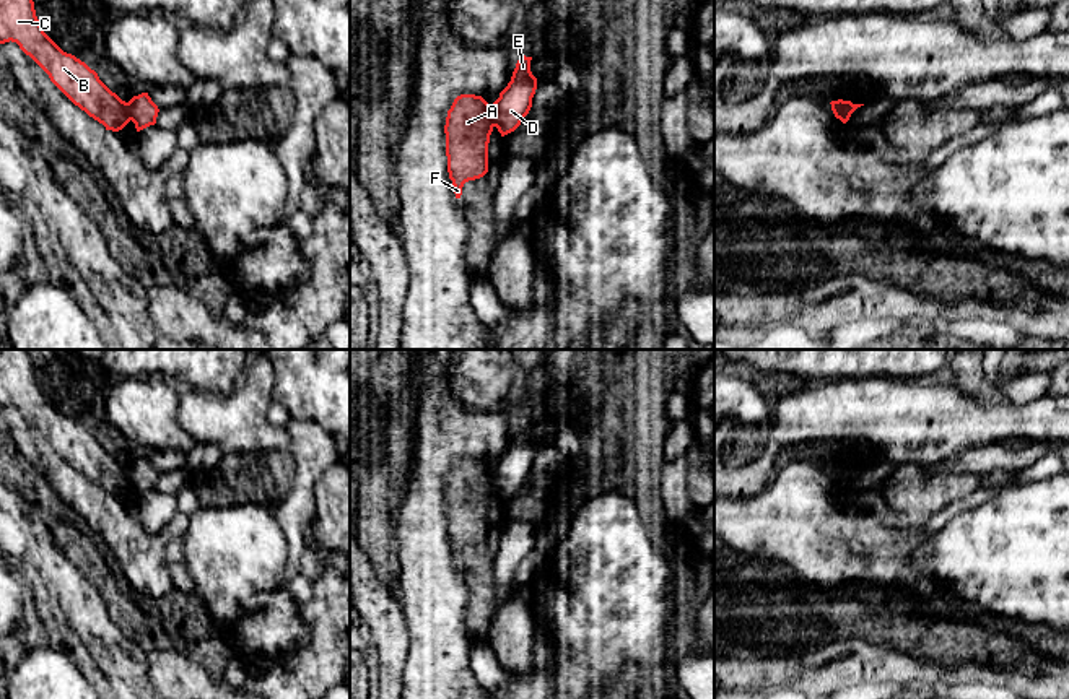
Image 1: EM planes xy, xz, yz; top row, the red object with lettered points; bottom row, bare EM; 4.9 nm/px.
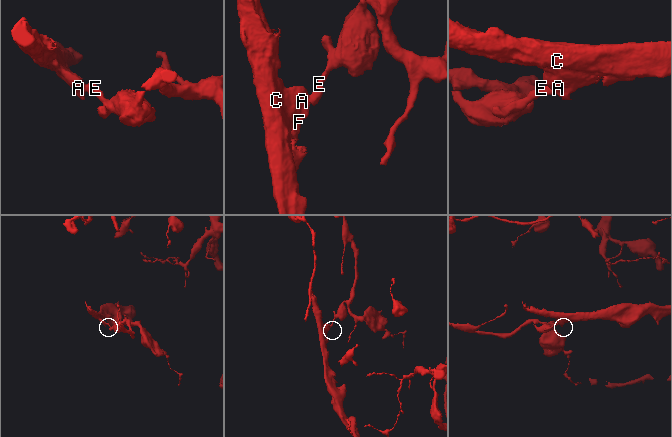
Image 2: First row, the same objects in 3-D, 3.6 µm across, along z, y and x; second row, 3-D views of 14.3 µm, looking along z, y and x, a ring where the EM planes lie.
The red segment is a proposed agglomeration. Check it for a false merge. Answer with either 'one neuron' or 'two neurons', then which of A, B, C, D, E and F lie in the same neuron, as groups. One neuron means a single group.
two neurons; groups A B C F / D E

